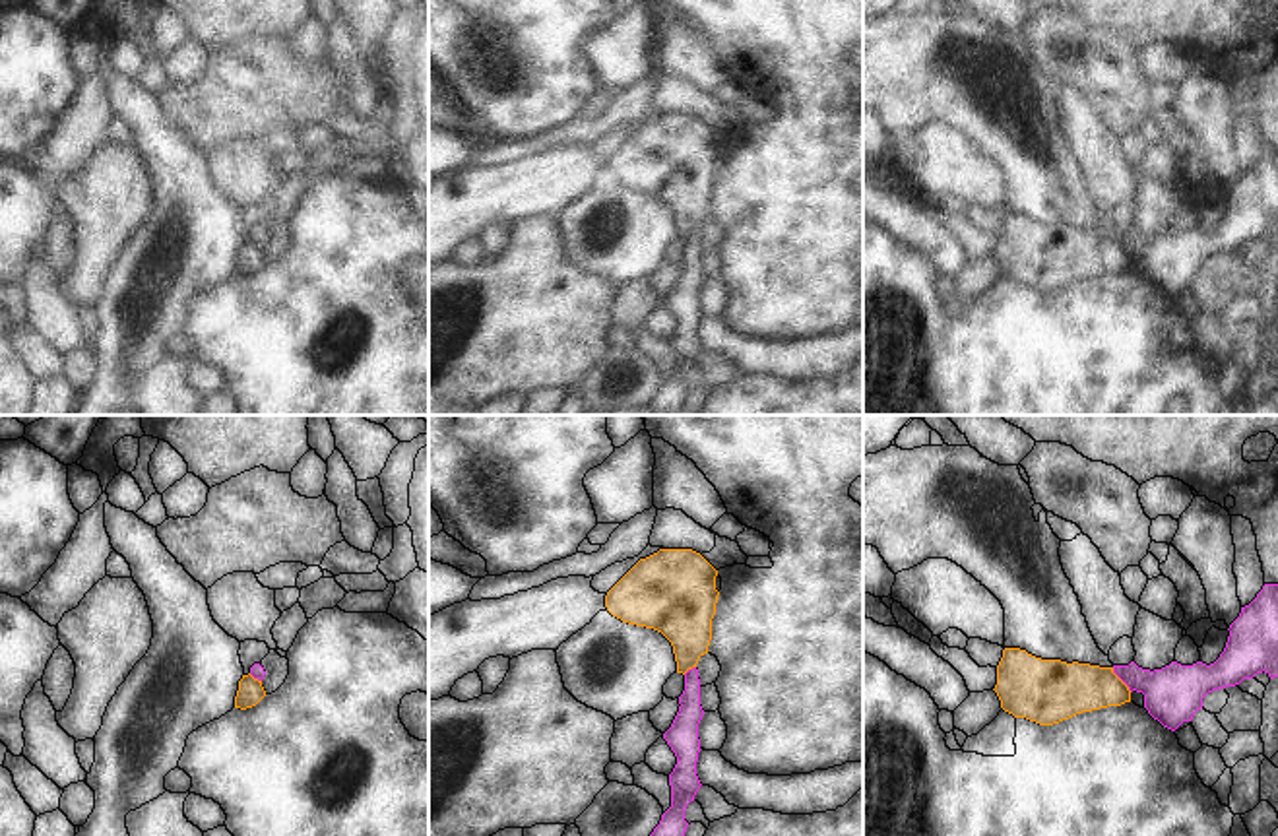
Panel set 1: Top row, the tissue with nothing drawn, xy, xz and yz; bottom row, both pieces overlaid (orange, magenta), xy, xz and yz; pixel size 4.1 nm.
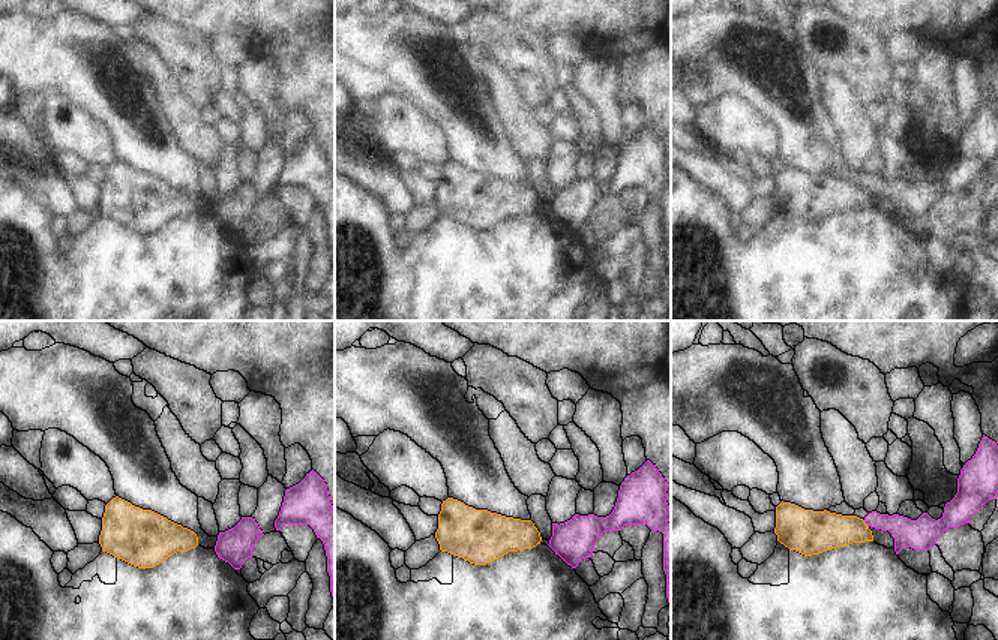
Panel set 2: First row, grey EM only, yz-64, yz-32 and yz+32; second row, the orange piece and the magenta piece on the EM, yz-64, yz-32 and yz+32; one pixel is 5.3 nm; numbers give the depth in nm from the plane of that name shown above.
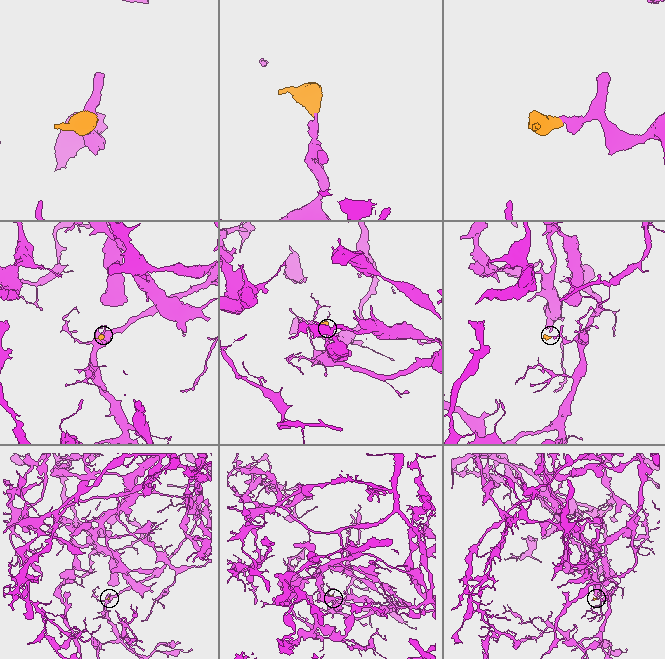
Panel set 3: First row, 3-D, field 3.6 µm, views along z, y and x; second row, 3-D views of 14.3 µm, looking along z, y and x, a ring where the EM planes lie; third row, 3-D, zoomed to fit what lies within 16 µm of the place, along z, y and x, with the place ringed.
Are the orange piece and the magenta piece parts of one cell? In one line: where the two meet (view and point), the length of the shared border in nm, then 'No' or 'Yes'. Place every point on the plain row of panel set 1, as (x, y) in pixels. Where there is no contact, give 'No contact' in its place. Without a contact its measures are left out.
Touches orange at yz (1119, 245). Shared border 130 nm. No

